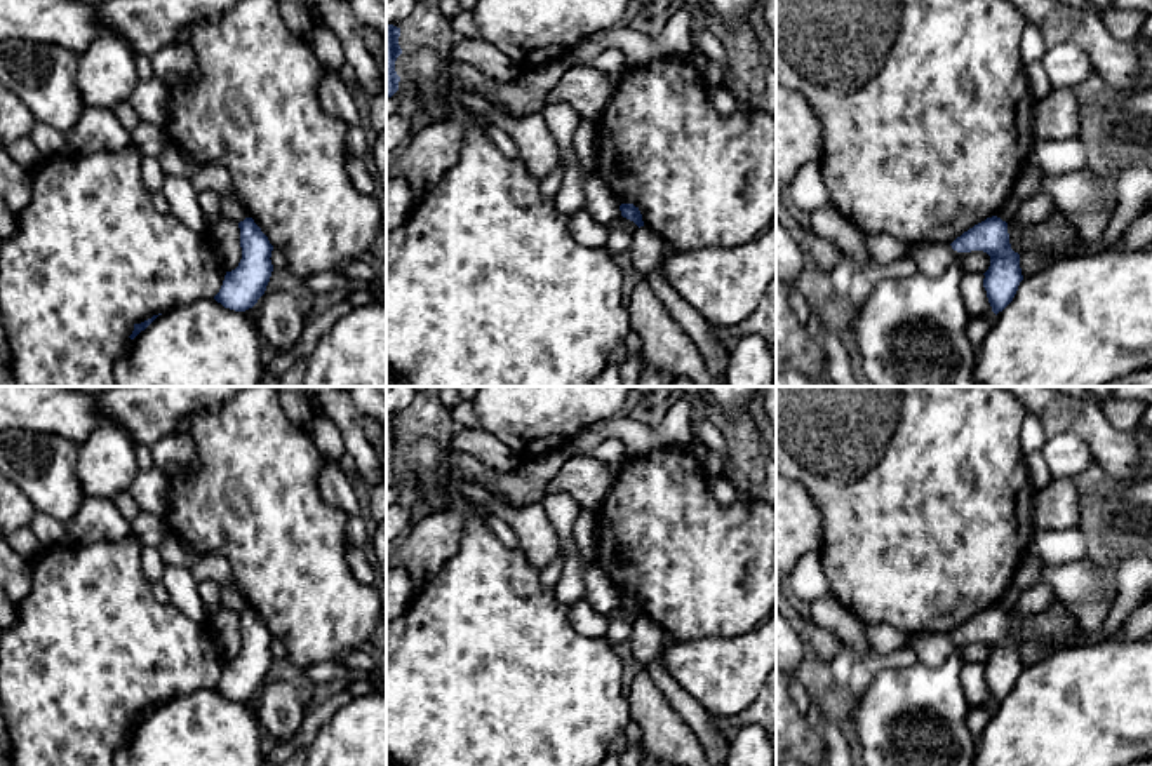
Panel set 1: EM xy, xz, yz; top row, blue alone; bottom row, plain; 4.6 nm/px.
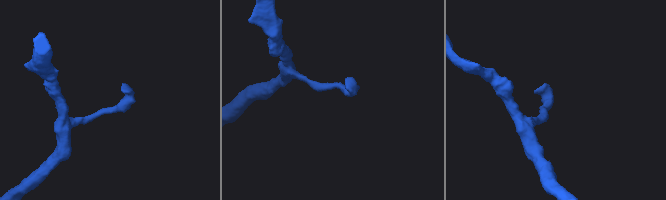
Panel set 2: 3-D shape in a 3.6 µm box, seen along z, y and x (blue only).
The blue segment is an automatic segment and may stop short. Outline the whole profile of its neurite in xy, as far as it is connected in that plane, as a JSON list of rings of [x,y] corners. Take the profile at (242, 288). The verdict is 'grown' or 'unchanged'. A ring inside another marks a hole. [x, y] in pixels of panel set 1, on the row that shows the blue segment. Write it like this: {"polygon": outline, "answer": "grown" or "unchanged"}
{"polygon": [[[252,218],[240,221],[238,228],[242,259],[235,270],[226,272],[214,299],[224,308],[245,312],[252,308],[266,291],[273,272],[270,259],[273,245]]], "answer": "unchanged"}

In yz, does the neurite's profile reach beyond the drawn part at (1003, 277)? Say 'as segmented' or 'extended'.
as segmented

